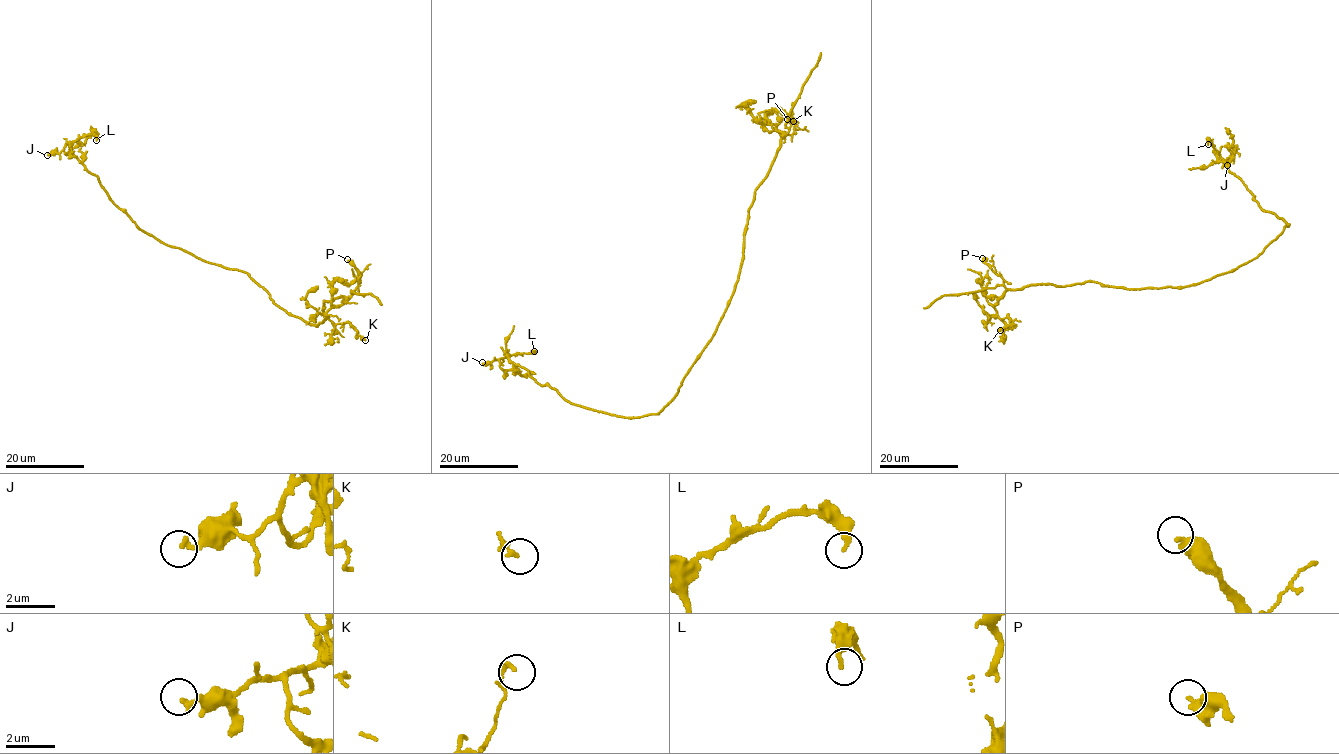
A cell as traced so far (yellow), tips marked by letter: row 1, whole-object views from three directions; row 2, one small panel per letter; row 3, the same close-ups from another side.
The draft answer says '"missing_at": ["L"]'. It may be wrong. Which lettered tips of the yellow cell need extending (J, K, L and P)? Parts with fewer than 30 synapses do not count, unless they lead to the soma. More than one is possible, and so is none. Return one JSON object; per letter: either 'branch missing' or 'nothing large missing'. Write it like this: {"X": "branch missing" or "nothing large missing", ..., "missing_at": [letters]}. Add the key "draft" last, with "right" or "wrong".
{"J": "nothing large missing", "K": "nothing large missing", "L": "nothing large missing", "P": "nothing large missing", "missing_at": [], "draft": "wrong"}

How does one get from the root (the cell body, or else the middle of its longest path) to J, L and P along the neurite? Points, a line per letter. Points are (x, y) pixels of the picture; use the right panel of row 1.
J: (1244, 263), (1261, 253), (1284, 227), (1289, 225), (1261, 208), (1246, 185), (1218, 159), (1218, 152), (1227, 165)
L: (1244, 263), (1261, 253), (1284, 227), (1289, 225), (1261, 208), (1246, 185), (1218, 159), (1210, 139), (1208, 144)
P: (1244, 263), (1184, 287), (1124, 289), (1091, 281), (1011, 289), (982, 258)

